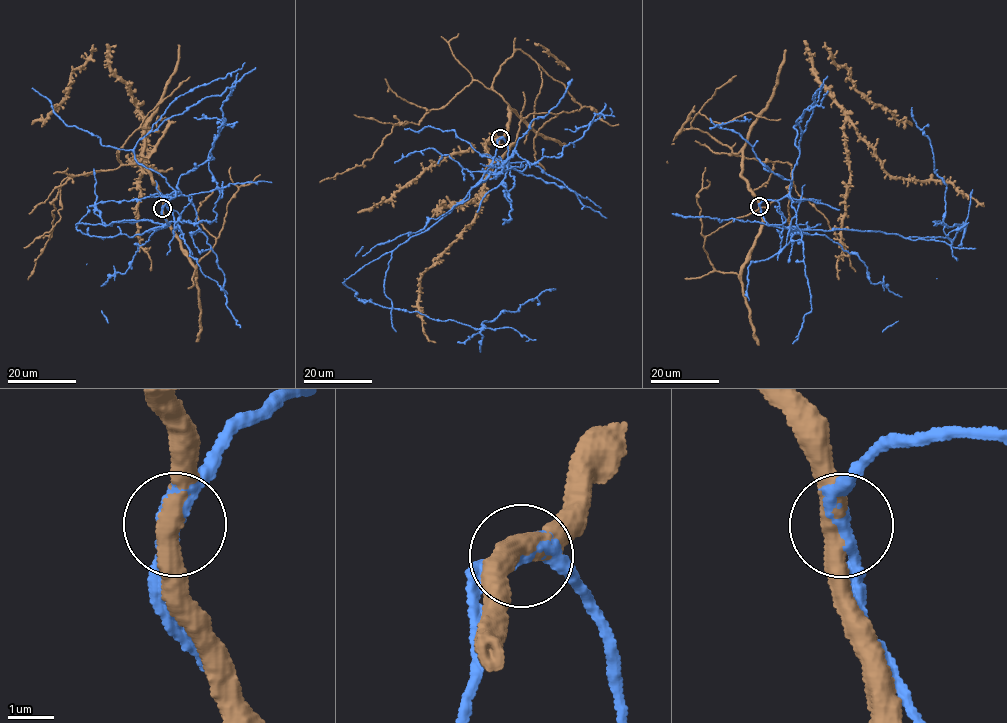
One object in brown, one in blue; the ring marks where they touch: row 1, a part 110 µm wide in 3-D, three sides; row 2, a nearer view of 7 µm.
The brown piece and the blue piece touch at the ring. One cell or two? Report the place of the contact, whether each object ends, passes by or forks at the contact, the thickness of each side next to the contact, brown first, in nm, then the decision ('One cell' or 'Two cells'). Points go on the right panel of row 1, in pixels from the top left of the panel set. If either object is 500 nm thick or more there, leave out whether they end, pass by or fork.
Place: (759, 206). At the ring brown passes by. At the ring blue passes by. Thickness 440 nm (brown) against 280 nm. Two cells

